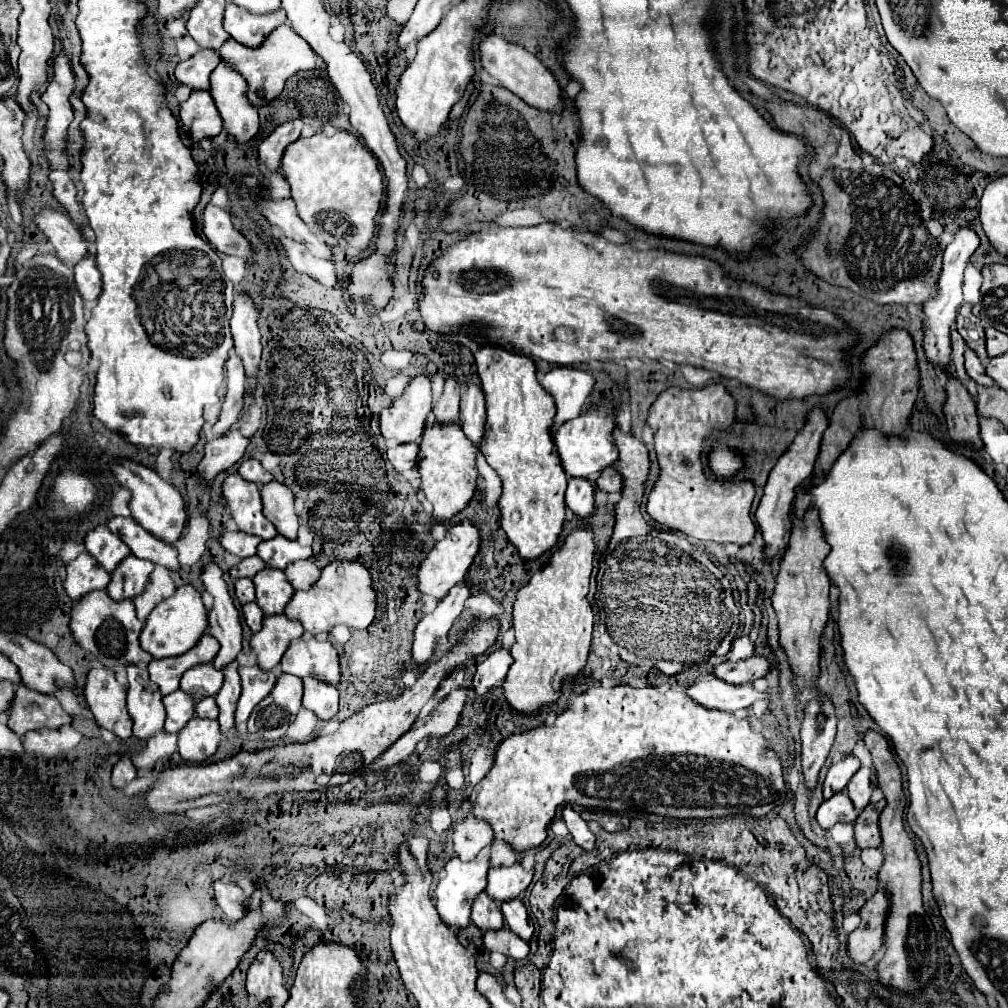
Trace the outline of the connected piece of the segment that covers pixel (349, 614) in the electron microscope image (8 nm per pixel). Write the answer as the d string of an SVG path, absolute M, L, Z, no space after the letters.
M333 561L321 571L321 579L307 591L295 591L285 607L285 615L299 621L311 635L329 633L335 625L367 629L375 619L375 589L371 573L357 561Z

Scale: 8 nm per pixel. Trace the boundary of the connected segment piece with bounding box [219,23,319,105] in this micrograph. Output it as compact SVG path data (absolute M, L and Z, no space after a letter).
M283 23L283 27L277 27L277 31L269 33L269 39L265 39L265 43L261 43L261 47L241 47L241 43L237 43L235 39L227 39L221 47L221 61L229 63L233 69L237 69L249 83L249 91L247 97L253 105L263 105L269 99L275 99L281 89L283 83L287 81L287 77L305 71L305 69L315 69L319 67L319 57L317 53L311 51L311 47L305 43L305 39L301 39L293 27L289 27L289 23Z

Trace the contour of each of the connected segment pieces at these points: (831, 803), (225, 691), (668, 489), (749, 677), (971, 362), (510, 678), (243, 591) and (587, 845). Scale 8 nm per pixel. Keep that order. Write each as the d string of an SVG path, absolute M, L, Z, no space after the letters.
M839 791L831 799L827 799L827 801L821 803L821 807L817 809L817 823L823 829L829 829L837 821L853 823L857 819L857 815L859 815L859 811L853 807L849 795L845 795L843 791Z
M237 659L233 663L229 663L229 667L225 667L225 671L221 671L225 675L225 681L221 685L221 691L217 693L217 705L221 709L219 713L219 725L221 731L231 729L233 727L233 711L235 711L235 703L241 695L241 681L239 681L239 673L237 673Z
M713 383L701 389L669 387L657 395L649 407L647 425L655 433L659 479L647 495L647 513L661 525L681 531L699 541L747 545L755 535L749 517L753 503L753 483L709 479L701 465L703 439L713 427L727 429L735 421L735 401L723 385Z
M753 655L749 659L737 661L737 663L725 661L725 663L717 665L713 669L713 677L721 679L721 681L727 681L731 685L741 685L741 683L751 683L753 679L763 677L767 671L769 671L767 659Z
M971 349L965 351L965 369L967 369L967 375L969 375L975 383L985 385L985 387L991 387L991 385L993 385L993 379L985 375L983 363L979 361L979 357L977 357Z
M577 529L567 535L551 563L537 571L531 581L517 591L513 605L515 643L511 647L511 655L507 649L497 649L477 665L477 673L473 677L473 691L477 697L483 697L505 679L503 695L509 707L521 715L537 715L545 705L559 699L561 689L569 681L577 679L587 665L593 631L593 609L585 599L589 593L593 553L593 533Z
M243 577L243 579L237 579L235 581L235 595L239 599L239 603L249 603L249 601L255 601L255 585L249 577Z
M565 807L563 809L563 821L567 823L571 837L573 837L573 841L579 847L583 847L585 851L589 851L589 849L595 847L595 835L591 833L591 829L587 827L587 823L581 819L581 815L575 809Z

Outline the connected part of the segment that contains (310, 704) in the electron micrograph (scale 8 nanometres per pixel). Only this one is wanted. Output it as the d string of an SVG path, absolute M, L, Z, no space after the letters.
M305 677L305 691L303 691L303 707L311 709L319 719L327 721L335 717L339 711L339 693L333 685L321 683L313 677Z

